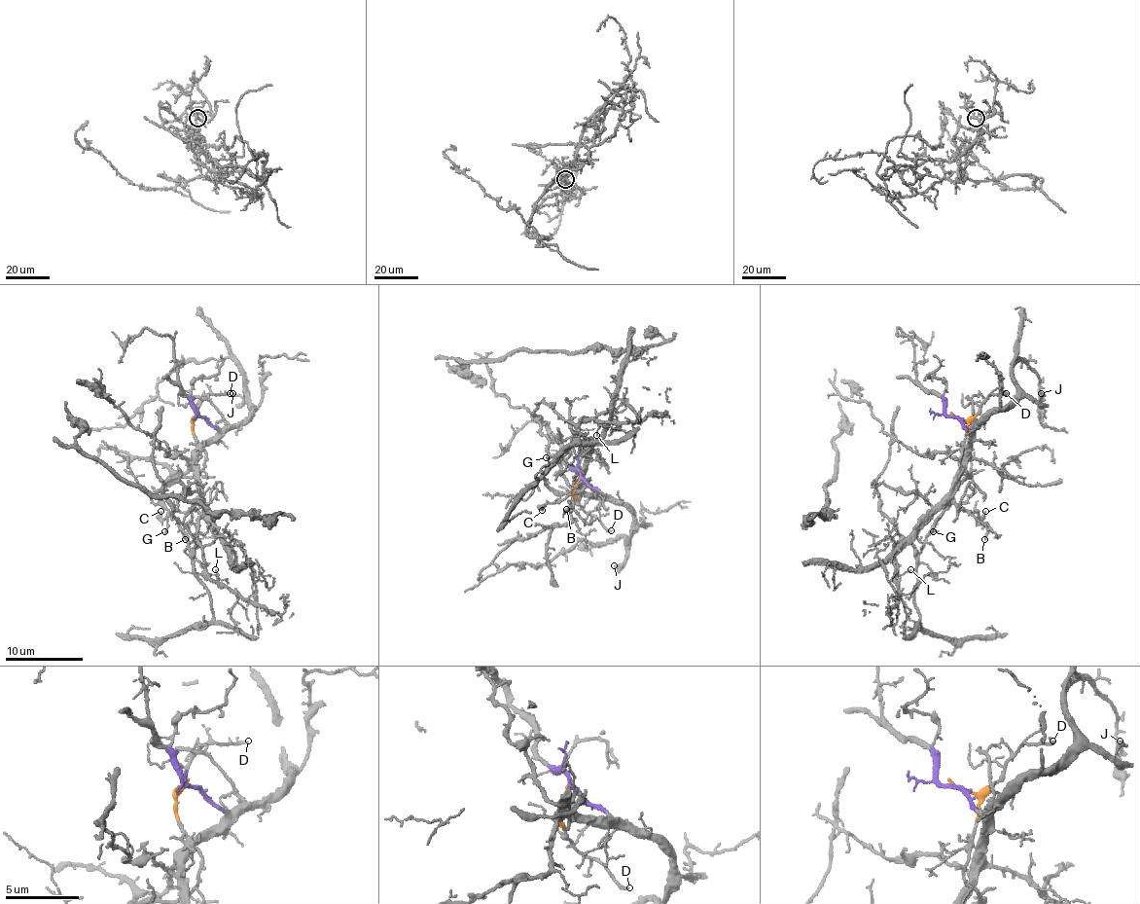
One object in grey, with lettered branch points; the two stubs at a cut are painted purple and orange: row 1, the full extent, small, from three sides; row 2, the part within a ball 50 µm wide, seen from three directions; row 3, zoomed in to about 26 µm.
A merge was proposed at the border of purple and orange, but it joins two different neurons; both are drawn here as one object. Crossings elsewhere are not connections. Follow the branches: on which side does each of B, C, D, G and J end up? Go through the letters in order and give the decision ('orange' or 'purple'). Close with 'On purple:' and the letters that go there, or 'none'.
B: purple
C: purple
D: orange
G: orange
J: purple
On purple: B, C, J

